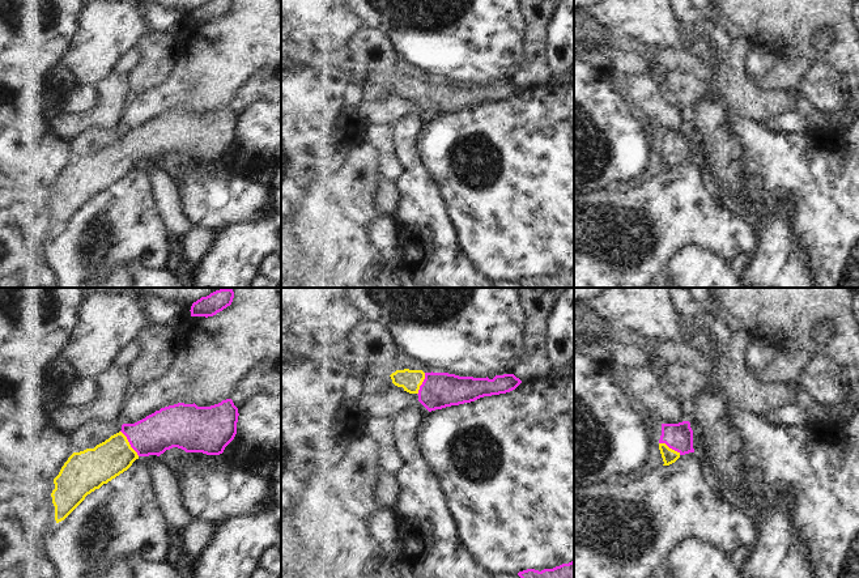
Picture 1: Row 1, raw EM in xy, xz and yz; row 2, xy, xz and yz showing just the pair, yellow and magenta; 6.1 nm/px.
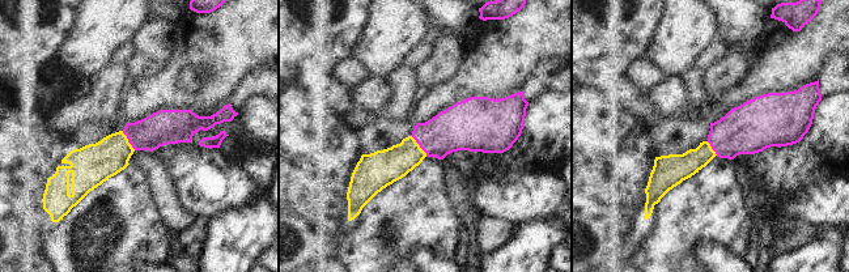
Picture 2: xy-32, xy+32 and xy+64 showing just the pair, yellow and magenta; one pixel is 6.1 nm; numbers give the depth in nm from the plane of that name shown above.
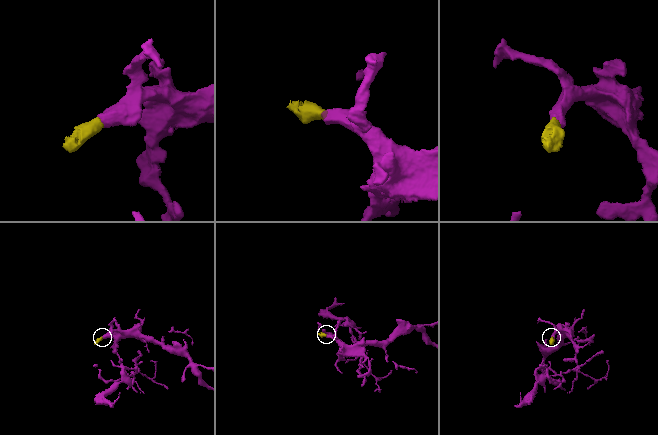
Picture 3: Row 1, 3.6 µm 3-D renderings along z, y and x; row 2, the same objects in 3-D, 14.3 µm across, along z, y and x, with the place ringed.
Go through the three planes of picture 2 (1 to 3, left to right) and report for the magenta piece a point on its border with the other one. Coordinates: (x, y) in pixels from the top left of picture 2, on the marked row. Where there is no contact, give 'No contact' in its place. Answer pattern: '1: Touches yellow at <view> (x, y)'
1: Touches yellow at xy-32 (127, 140)
2: Touches yellow at xy+32 (419, 147)
3: Touches yellow at xy+64 (710, 148).

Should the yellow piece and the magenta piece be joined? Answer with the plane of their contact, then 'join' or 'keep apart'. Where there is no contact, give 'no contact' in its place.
meets yellow in xy; join

